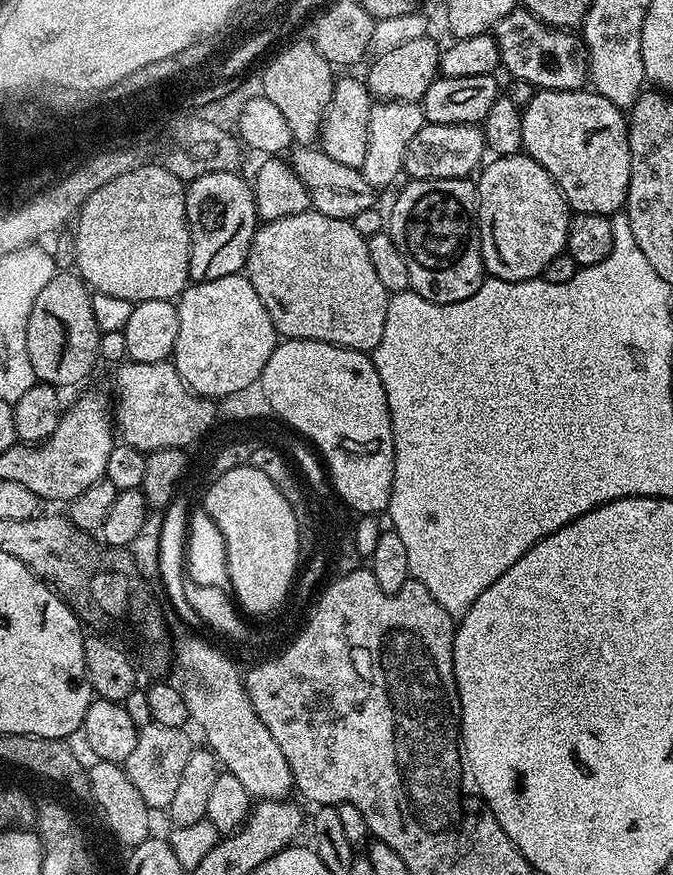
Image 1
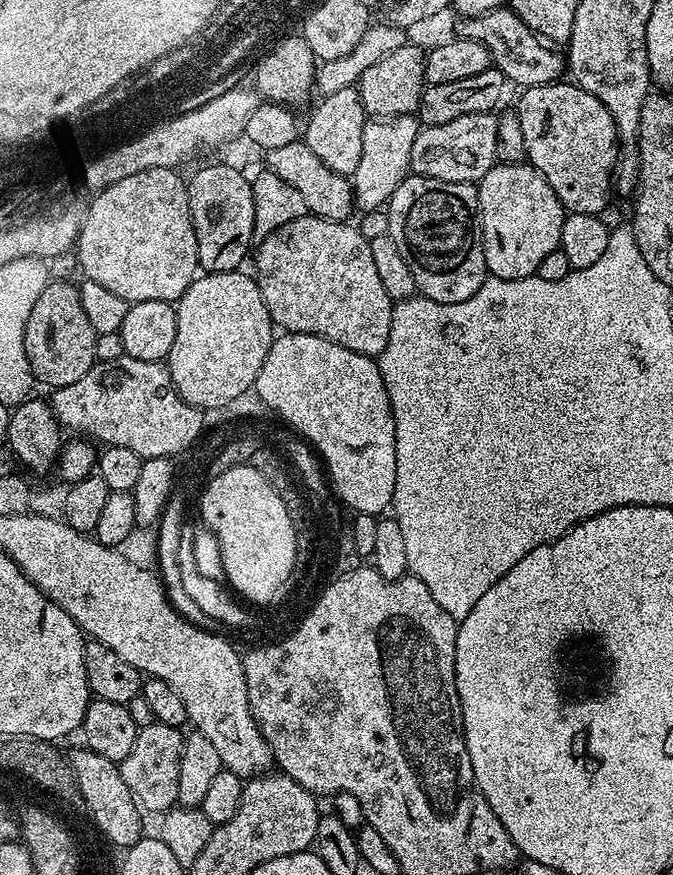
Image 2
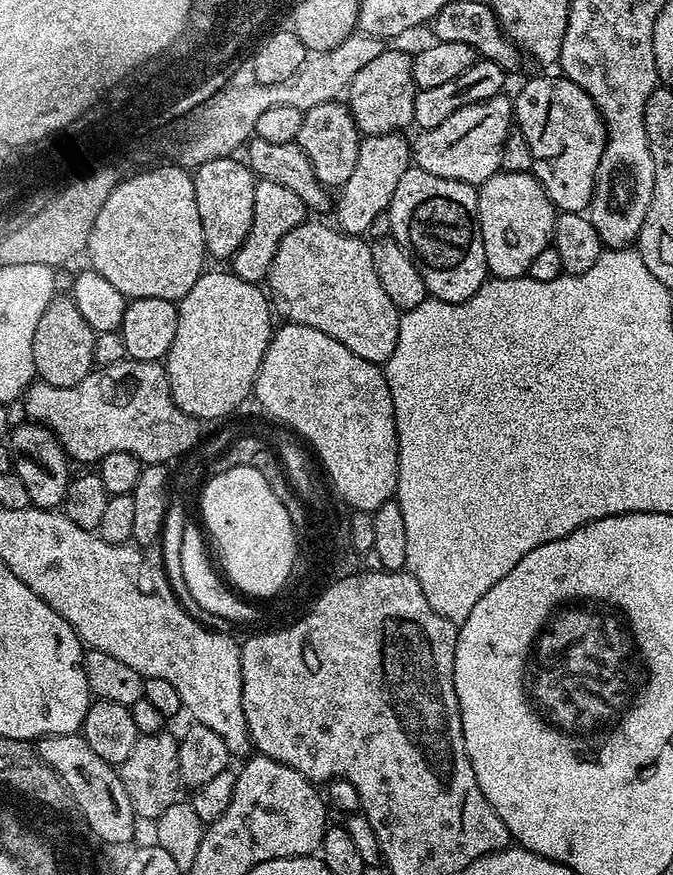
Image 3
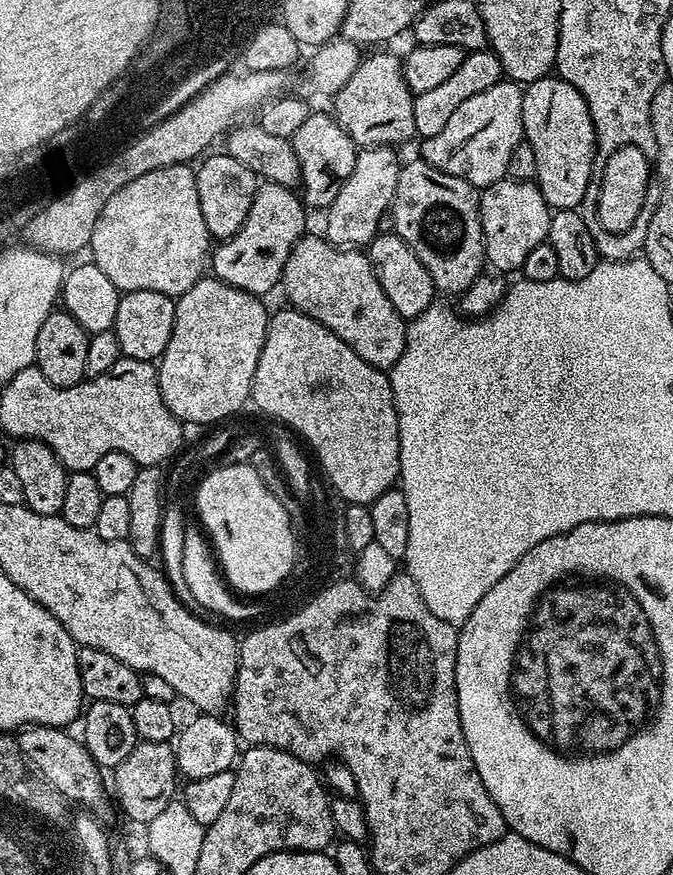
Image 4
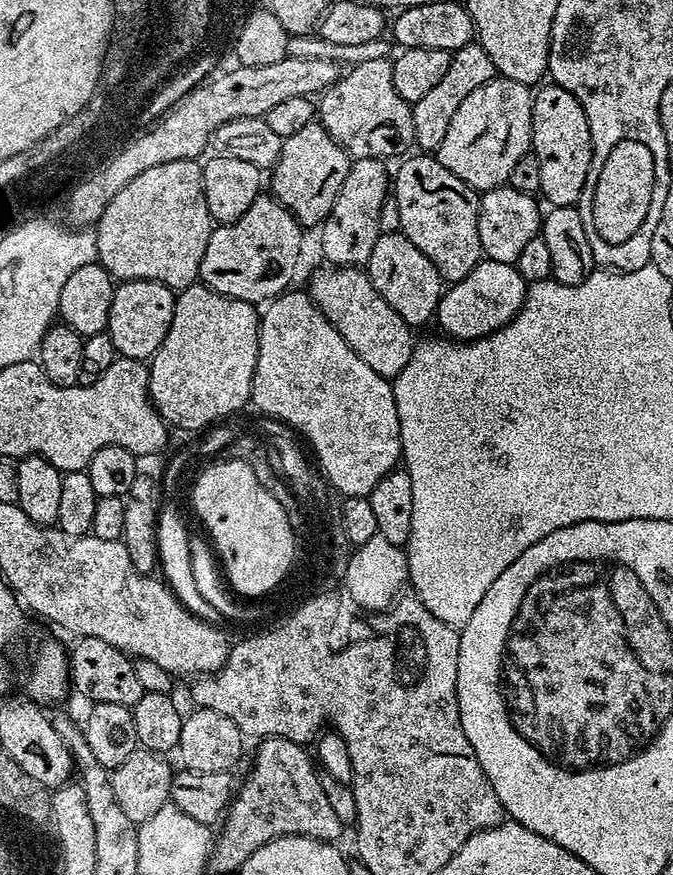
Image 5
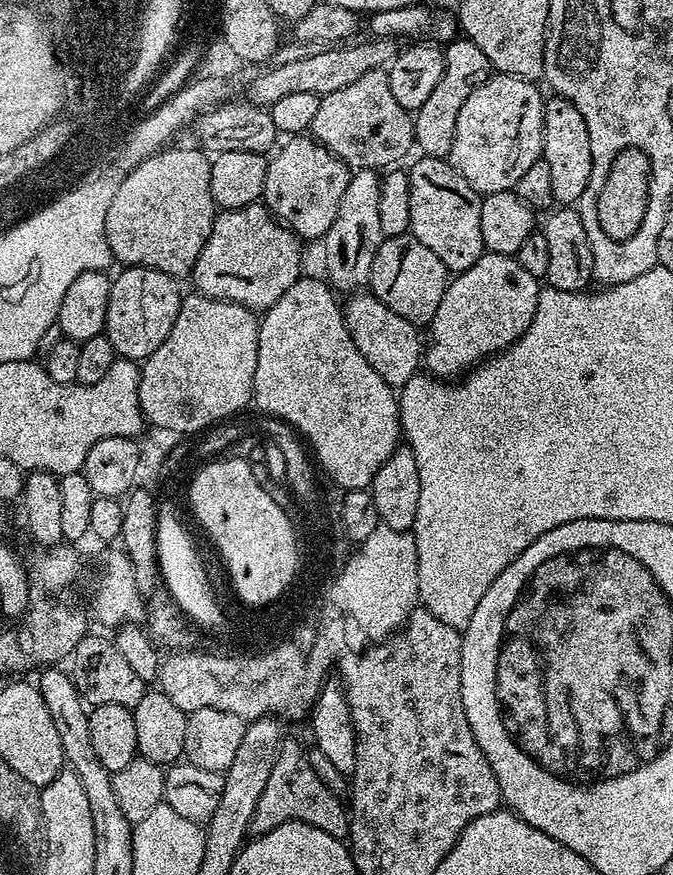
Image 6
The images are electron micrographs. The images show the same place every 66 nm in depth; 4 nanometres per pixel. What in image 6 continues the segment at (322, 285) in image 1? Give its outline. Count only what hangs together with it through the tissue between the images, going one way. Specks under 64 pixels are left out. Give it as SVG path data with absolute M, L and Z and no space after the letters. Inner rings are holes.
M360 290L343 305L344 321L350 330L350 338L354 346L358 346L358 354L378 370L378 378L386 382L394 390L403 388L404 383L417 375L422 368L422 340L417 325L406 322L406 318L394 314L390 306L386 306L371 291Z

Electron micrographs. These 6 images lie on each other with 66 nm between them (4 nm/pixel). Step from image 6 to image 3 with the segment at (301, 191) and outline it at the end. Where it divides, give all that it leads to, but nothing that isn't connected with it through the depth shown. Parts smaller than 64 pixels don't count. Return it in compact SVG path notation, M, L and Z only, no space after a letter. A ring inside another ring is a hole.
M334 99L312 106L302 112L302 126L298 130L295 143L310 158L314 166L314 174L329 190L339 190L344 187L346 178L354 174L354 166L358 166L358 150L362 134L352 117L352 111L347 103Z

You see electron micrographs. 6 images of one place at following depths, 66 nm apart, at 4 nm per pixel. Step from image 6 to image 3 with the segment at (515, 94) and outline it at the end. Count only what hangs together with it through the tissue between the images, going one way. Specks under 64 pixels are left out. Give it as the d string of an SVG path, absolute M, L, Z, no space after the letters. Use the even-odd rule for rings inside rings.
M501 94L483 100L480 104L462 106L462 110L454 110L442 126L425 128L419 133L417 140L410 144L410 160L415 167L426 170L426 174L438 174L438 178L450 178L463 184L479 186L485 184L495 172L501 171L502 146L506 142L509 132L514 128L514 104L507 95Z

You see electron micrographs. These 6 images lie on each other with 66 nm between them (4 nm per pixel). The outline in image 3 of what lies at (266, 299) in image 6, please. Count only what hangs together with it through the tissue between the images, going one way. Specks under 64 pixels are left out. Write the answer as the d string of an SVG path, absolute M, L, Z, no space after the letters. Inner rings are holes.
M257 179L254 190L254 218L250 222L248 237L231 258L230 270L233 274L243 280L263 281L278 250L278 242L282 242L282 238L290 234L290 230L305 223L304 215L306 215L304 203L302 198L298 198L298 194L294 194L294 190L286 190L286 186L278 186L278 182Z

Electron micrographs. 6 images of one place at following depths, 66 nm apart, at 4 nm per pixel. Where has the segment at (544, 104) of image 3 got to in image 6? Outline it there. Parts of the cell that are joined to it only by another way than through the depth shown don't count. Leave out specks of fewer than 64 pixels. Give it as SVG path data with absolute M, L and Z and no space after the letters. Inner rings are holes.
M558 95L544 105L544 150L542 159L550 166L550 190L557 205L575 205L590 182L590 134L586 131L586 118L578 114L578 106Z

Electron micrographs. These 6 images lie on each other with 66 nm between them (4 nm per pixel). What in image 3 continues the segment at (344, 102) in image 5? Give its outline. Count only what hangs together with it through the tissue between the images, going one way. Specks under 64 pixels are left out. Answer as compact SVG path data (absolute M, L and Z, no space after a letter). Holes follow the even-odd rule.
M388 46L378 58L371 59L354 76L346 91L346 103L358 130L364 136L403 133L404 127L412 124L417 91L412 73L412 57Z

